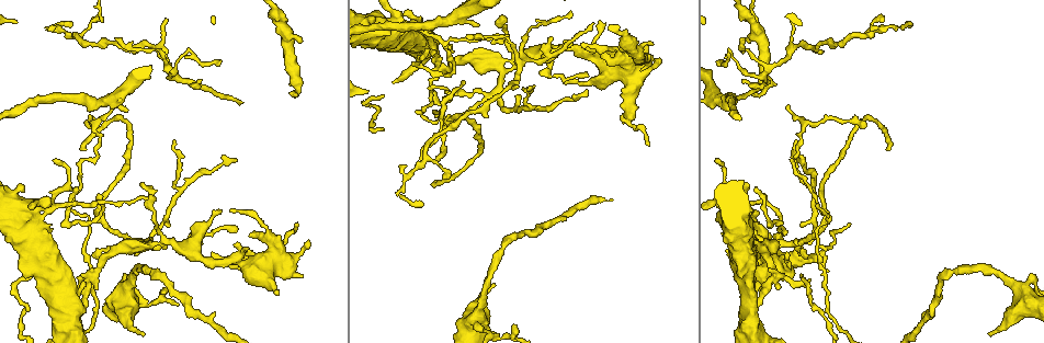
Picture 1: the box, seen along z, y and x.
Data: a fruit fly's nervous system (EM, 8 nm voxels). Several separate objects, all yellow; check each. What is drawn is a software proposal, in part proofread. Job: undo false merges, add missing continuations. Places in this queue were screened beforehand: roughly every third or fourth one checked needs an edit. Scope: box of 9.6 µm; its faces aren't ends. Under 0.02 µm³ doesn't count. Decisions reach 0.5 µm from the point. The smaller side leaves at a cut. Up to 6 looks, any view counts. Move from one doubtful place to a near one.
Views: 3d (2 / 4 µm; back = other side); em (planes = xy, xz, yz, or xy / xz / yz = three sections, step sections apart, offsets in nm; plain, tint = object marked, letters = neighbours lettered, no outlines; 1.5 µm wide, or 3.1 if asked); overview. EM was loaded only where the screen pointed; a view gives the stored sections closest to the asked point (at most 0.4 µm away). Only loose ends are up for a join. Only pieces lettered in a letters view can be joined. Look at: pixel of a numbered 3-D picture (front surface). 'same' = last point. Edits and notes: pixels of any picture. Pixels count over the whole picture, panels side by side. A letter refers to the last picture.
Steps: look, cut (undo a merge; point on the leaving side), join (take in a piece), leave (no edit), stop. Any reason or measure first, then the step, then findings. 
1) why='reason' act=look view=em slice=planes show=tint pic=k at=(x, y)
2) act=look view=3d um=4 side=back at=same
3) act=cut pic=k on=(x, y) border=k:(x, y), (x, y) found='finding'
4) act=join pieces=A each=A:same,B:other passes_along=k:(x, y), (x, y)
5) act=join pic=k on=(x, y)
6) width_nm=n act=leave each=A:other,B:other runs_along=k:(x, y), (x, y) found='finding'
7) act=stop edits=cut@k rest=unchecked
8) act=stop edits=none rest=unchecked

why='branch stops here' act=look view=3d um=4 pic=1 at=(300, 277)

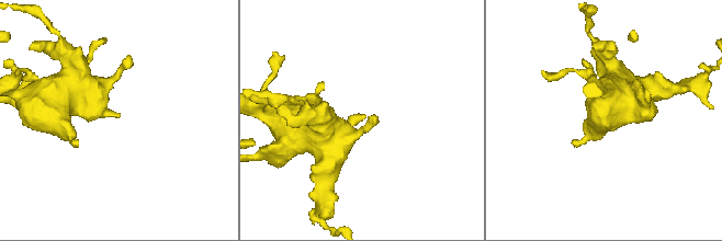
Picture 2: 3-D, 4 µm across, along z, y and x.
act=look view=em slice=xy step=8 show=plain pic=2 at=(117, 114)

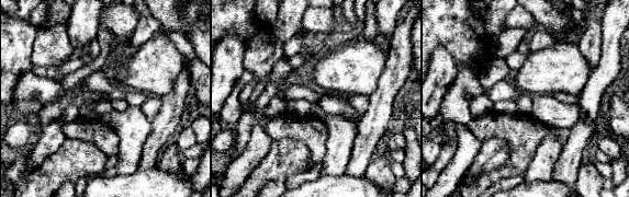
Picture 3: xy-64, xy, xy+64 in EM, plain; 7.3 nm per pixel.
act=look view=em slice=xy step=8 show=letters at=same

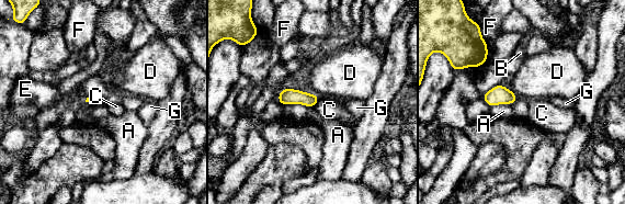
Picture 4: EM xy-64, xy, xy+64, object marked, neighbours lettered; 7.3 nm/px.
act=leave each=A:other,B:other,C:other,D:other,E:other,F:other,G:other border=4:(510, 90), (519, 97) found='none of them fits'

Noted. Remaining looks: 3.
why='sudden change in width' act=look view=3d um=2 pic=1 at=(761, 291)

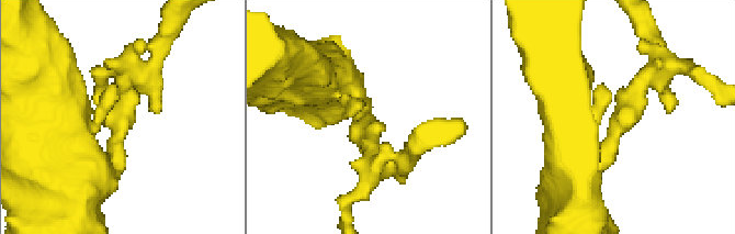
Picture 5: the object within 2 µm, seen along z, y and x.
why='shape alone is not enough' act=look view=em slice=planes show=letters pic=5 at=(619, 111)

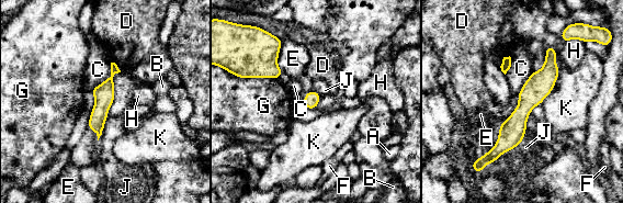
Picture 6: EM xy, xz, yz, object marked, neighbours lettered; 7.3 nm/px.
longest_contact=K:300nm act=leave each=A:other,B:other,C:other,D:other,E:other,F:other,G:other,H:other,J:other,K:other border=6:(111, 63), (111, 74), (89, 91) found='continuous, no second neuron'

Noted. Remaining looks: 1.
act=stop edits=none rest=unchecked

